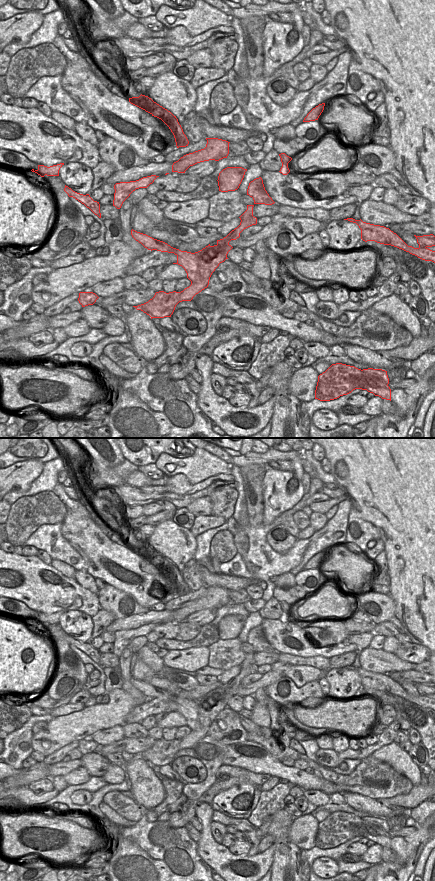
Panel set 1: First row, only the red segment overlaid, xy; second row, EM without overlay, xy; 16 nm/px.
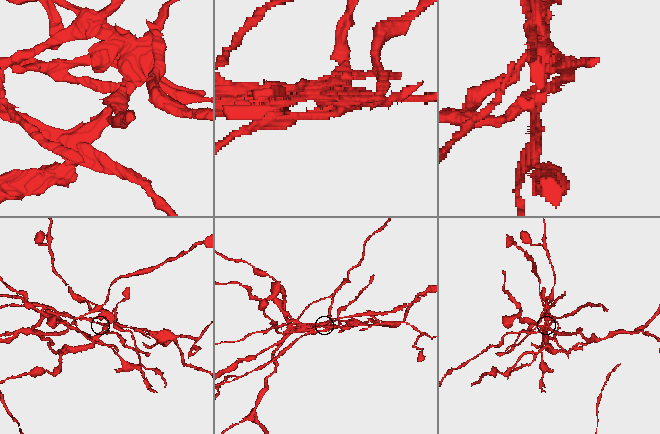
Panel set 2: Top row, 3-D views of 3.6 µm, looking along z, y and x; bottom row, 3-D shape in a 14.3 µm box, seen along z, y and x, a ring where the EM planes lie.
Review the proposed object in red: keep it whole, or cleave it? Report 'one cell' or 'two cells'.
two cells

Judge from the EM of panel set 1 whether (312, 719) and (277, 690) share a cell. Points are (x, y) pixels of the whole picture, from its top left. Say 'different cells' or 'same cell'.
different cells

